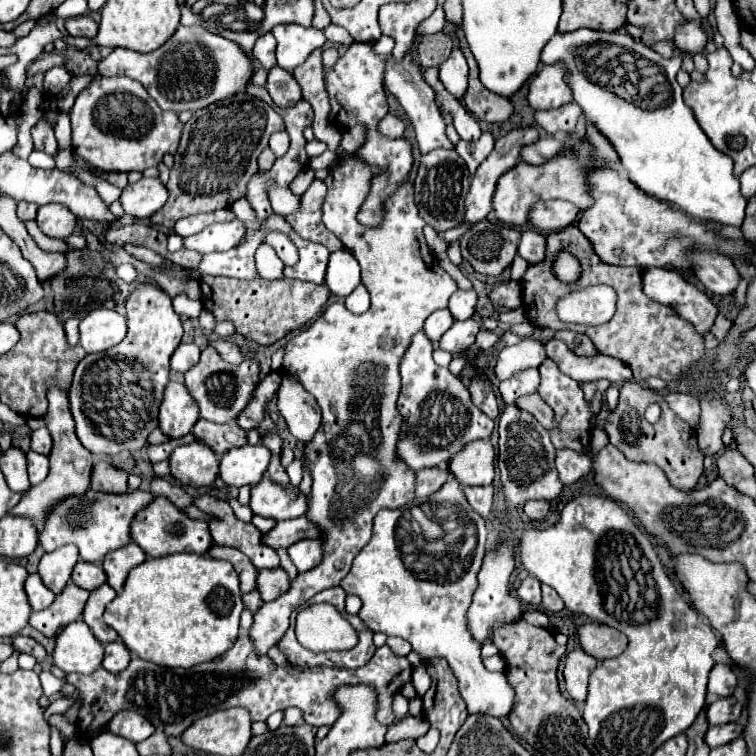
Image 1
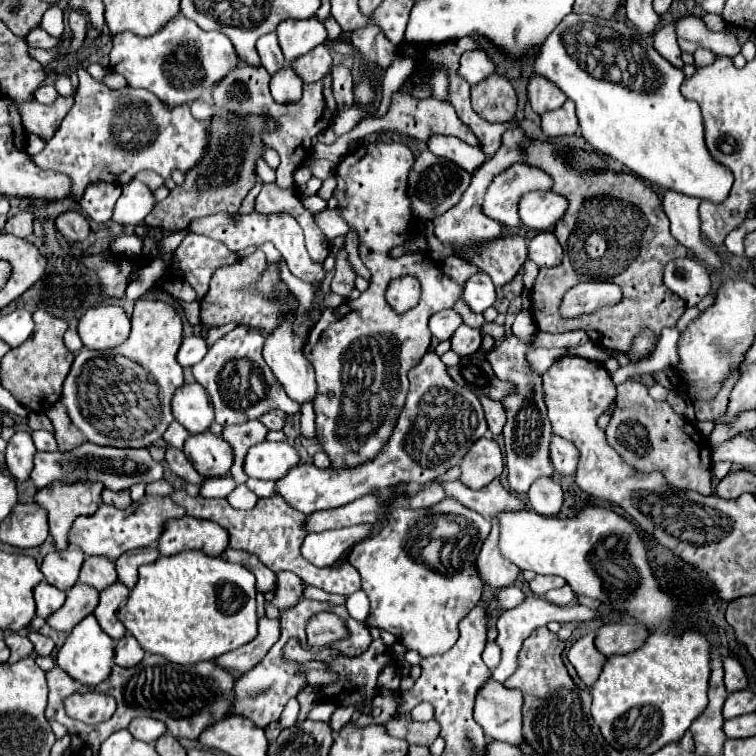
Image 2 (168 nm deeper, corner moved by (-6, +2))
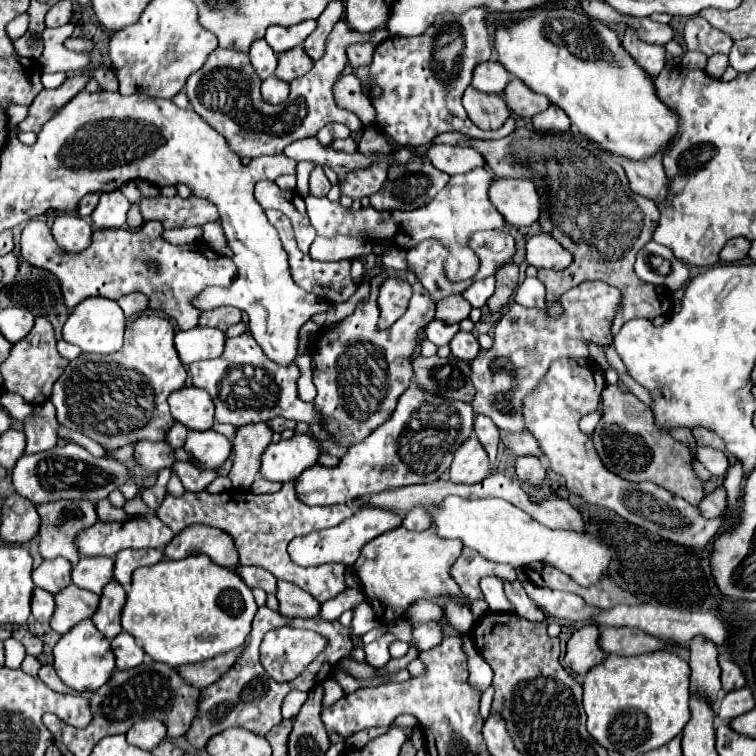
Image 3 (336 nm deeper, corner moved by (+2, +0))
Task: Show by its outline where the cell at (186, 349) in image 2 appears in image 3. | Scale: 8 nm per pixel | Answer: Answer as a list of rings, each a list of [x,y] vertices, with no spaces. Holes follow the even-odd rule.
[[[196,326],[186,332],[180,330],[174,338],[178,356],[186,366],[198,360],[222,356],[224,342],[226,334],[220,328],[204,328],[204,326]]]

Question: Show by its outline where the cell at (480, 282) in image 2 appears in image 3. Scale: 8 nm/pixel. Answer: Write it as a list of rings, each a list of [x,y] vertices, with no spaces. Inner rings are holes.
[[[486,278],[486,280],[478,280],[478,282],[472,282],[470,288],[464,290],[464,298],[474,306],[474,308],[482,308],[486,304],[486,300],[494,294],[494,282],[496,278]]]

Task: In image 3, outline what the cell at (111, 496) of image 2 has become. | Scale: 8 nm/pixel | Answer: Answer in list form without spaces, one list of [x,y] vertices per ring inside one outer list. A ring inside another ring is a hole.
[[[108,500],[96,502],[96,510],[98,510],[98,518],[102,522],[124,522],[124,520],[128,520],[128,514],[122,508],[114,508]]]

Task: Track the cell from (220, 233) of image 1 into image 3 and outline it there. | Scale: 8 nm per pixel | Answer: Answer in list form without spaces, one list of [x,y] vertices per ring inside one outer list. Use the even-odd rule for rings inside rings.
[[[30,220],[26,228],[20,234],[20,258],[30,262],[36,268],[44,268],[52,272],[58,278],[64,304],[68,308],[74,308],[80,304],[80,300],[88,296],[106,296],[112,300],[118,300],[124,294],[130,292],[142,292],[148,296],[148,308],[150,310],[162,310],[166,316],[174,318],[180,326],[180,330],[190,330],[198,326],[200,310],[192,304],[192,300],[208,286],[222,286],[228,288],[232,284],[232,278],[236,276],[236,266],[230,258],[216,254],[212,248],[208,248],[204,242],[192,242],[192,244],[170,244],[162,238],[164,226],[160,222],[146,222],[142,228],[110,228],[110,230],[96,230],[92,238],[92,246],[80,254],[68,254],[58,248],[48,224],[44,220]],[[144,260],[156,260],[160,264],[158,270],[152,270]]]

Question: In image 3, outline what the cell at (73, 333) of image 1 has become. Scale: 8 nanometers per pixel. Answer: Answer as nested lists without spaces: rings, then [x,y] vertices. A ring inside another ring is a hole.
[[[60,340],[58,342],[58,352],[60,352],[60,356],[62,358],[66,358],[68,362],[70,360],[74,360],[74,358],[78,358],[82,352],[80,352],[80,348],[76,348],[76,346],[72,346],[72,344],[68,344],[68,342],[64,342],[64,340]]]

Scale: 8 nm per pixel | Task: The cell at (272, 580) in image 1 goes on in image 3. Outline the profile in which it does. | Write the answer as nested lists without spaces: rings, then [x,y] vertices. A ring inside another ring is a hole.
[[[278,580],[278,592],[276,598],[280,602],[280,614],[288,616],[288,618],[316,618],[320,616],[320,602],[316,602],[308,592],[302,592],[298,586]]]

